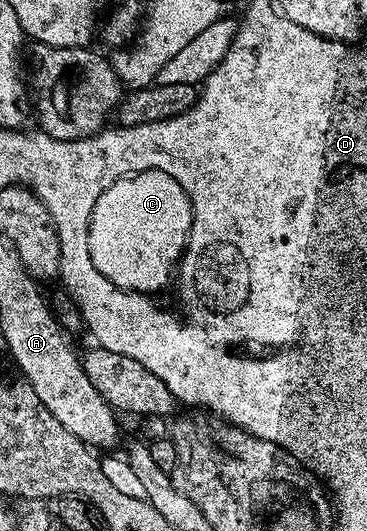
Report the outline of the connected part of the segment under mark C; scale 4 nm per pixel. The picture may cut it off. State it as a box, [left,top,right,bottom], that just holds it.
[81,172,192,294]

